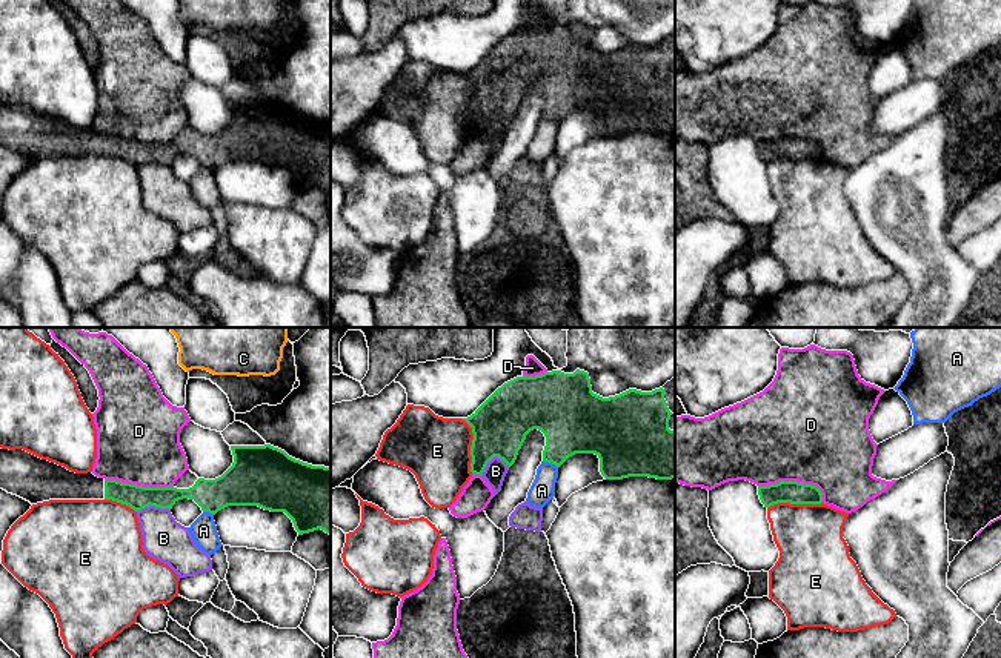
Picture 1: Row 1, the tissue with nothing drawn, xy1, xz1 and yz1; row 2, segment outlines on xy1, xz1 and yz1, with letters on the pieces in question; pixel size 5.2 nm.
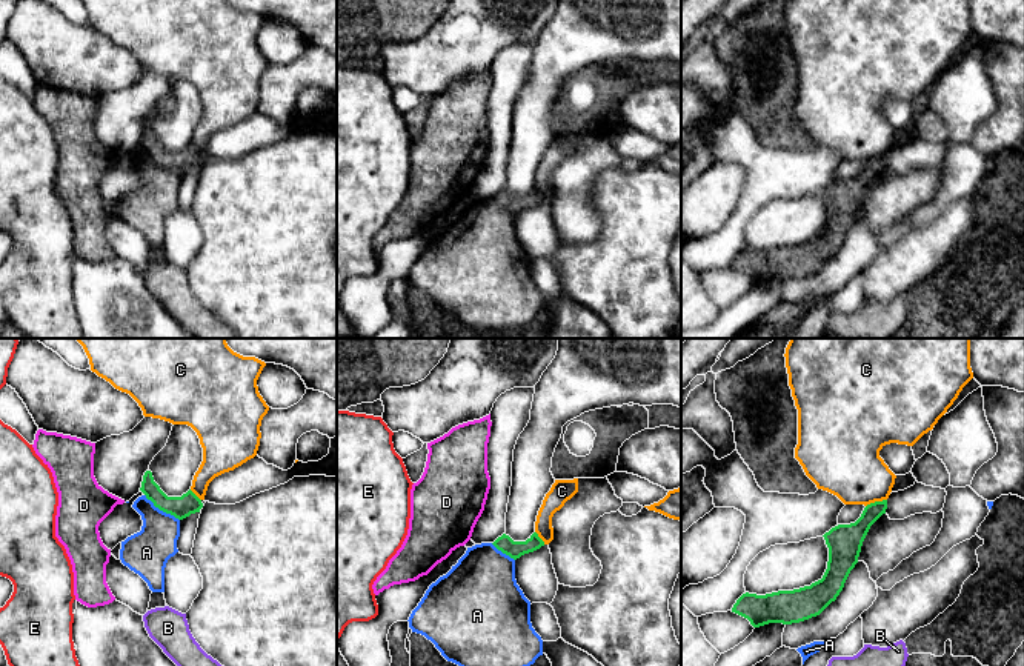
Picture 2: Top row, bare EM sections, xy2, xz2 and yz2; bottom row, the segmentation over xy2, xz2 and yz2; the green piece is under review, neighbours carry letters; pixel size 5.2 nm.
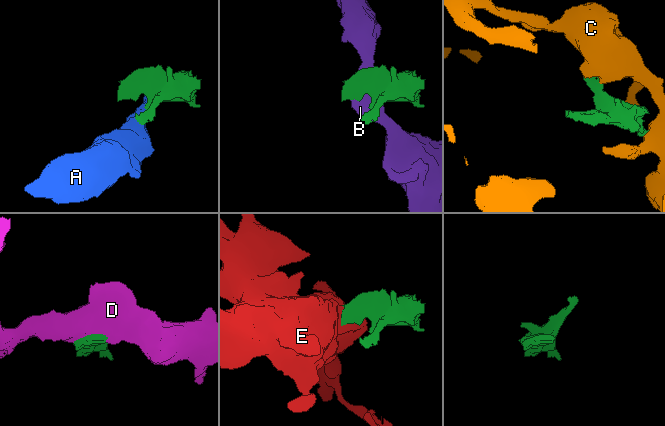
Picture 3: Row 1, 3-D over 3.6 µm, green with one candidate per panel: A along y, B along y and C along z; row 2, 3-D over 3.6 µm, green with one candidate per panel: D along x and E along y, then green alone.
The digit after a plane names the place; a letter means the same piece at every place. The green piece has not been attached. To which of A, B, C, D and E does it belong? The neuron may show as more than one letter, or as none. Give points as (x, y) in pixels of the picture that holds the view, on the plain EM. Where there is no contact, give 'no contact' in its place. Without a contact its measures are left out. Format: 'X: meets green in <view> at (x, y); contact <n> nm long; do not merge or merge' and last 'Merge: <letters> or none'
A: meets green in xy2 at (162, 165); contact 240 nm long; do not merge
B: meets green in xz1 at (492, 112); contact 160 nm long; do not merge
C: meets green in yz2 at (875, 157); contact 120 nm long; do not merge
D: meets green in yz1 at (795, 137); contact 360 nm long; do not merge
E: meets green in xz1 at (471, 102); contact 300 nm long; do not merge
Merge: none

